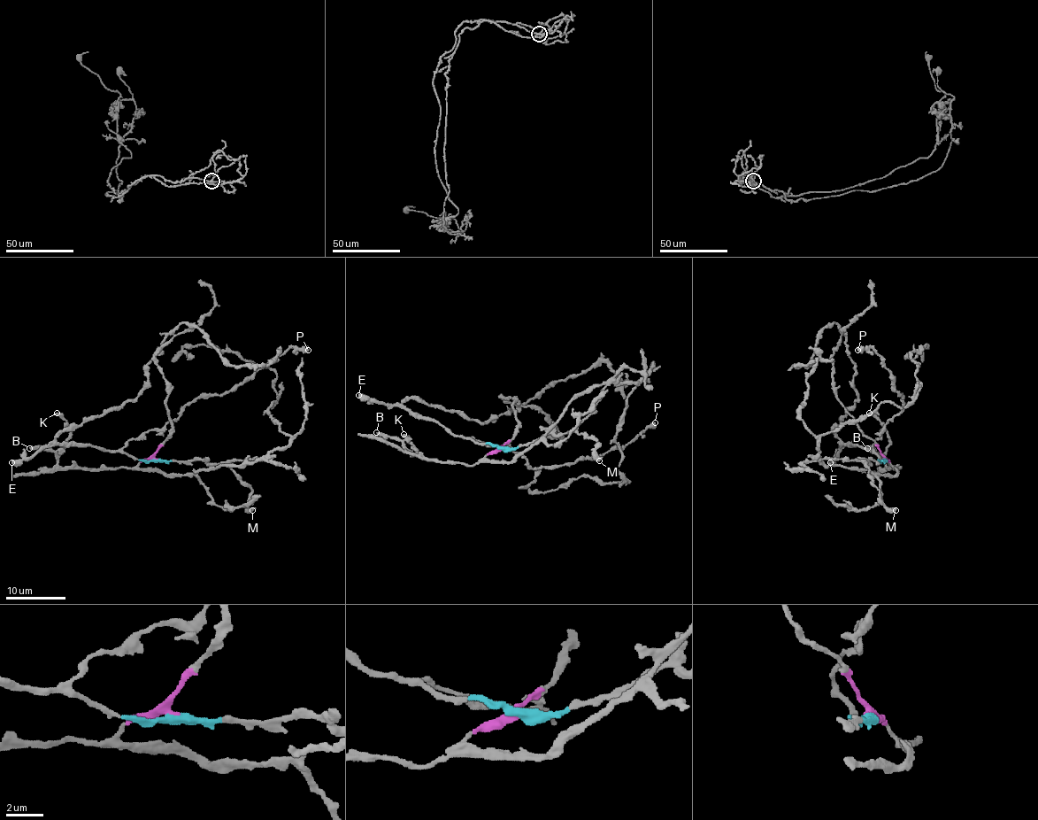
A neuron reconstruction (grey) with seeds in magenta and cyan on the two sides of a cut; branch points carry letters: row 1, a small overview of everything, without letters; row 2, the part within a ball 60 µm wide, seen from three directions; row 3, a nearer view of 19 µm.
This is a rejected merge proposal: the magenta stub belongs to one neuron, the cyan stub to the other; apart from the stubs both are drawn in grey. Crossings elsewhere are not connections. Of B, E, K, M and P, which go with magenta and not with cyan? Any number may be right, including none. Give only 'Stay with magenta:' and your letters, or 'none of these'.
Stay with magenta: B, K

